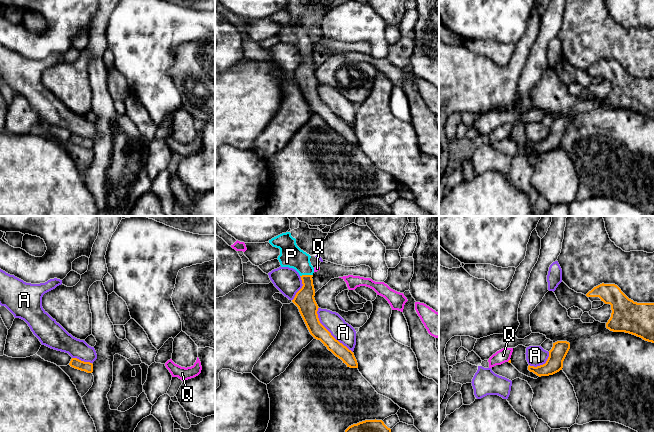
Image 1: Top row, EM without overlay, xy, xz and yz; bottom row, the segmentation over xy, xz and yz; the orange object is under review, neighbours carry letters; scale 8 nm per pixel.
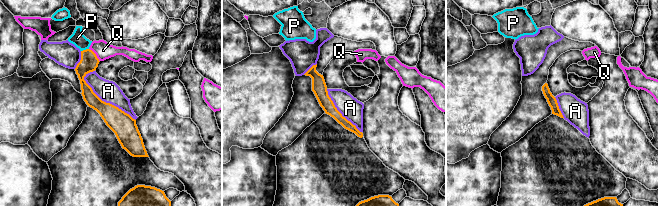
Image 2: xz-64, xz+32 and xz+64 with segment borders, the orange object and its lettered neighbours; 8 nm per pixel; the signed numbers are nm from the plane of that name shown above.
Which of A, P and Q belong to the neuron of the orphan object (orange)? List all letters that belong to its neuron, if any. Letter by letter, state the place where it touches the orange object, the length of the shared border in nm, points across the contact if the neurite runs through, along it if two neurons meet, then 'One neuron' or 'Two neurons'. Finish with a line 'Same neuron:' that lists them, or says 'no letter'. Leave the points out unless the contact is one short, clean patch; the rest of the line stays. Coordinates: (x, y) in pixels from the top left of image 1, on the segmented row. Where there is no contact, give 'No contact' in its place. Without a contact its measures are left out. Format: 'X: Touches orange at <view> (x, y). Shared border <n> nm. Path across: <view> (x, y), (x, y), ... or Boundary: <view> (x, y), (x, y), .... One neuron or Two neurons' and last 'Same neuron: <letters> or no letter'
A: Touches orange at xz (328, 331). Shared border 460 nm. Two neurons
P: Touches orange at xz (306, 275). Shared border 110 nm. Path across: xz (304, 299), (306, 294), (306, 275), (291, 256). One neuron
Q: No contact. Two neurons
Same neuron: P

